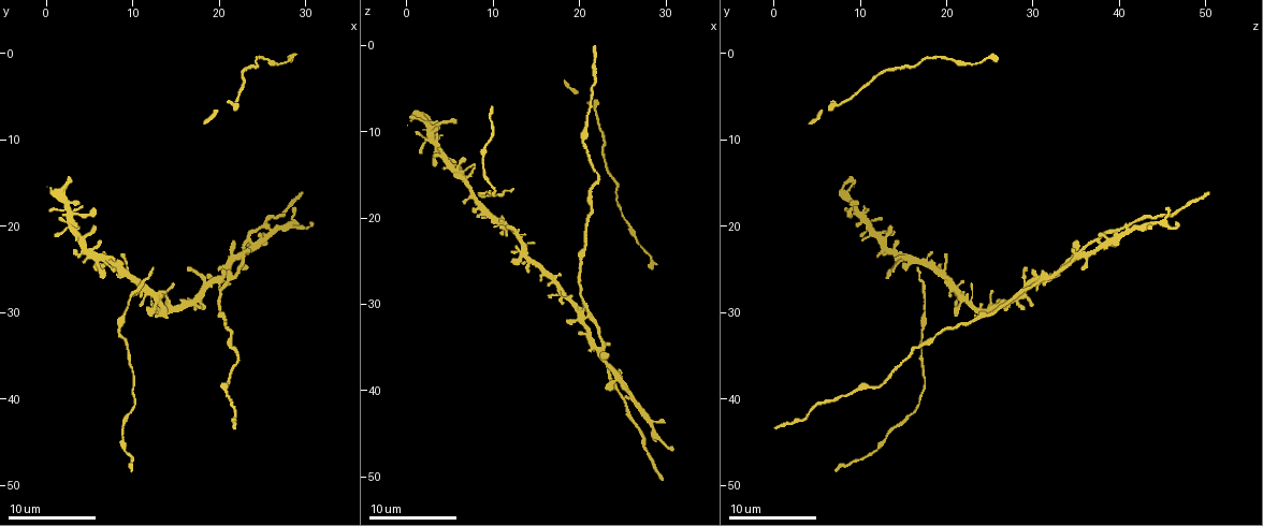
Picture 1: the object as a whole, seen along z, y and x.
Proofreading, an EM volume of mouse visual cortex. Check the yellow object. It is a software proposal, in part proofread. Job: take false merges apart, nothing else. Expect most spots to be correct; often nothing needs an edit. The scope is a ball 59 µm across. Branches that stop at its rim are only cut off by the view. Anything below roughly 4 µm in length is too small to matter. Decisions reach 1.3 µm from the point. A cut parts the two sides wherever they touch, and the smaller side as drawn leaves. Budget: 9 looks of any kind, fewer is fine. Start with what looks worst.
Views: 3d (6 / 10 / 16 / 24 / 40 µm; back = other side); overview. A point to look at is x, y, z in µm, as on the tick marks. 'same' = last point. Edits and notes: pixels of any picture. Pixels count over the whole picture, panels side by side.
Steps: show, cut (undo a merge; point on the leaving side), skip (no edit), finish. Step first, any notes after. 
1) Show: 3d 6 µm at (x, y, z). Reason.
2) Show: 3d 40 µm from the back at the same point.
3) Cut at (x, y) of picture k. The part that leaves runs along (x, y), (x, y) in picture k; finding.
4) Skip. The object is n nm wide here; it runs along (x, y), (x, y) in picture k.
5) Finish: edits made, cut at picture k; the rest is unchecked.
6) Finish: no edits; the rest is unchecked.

Show: 3d 6 µm at (25.6, 20.2, 40.8). Looks like a crossing.

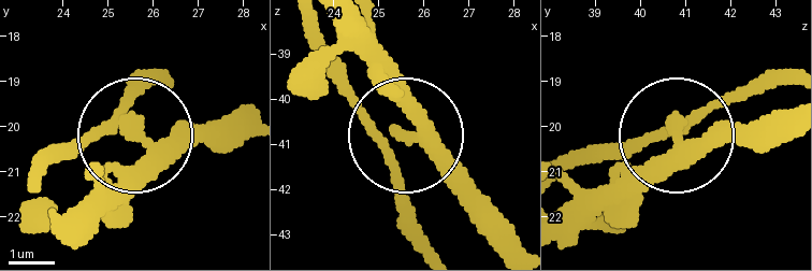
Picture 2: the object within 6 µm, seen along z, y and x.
Skip. The object is 290 nm wide here; it runs along (568, 169), (668, 130), (783, 142) in picture 2; one neuron here.

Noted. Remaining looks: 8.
Show: 3d 10 µm at (20.8, 26.4, 30.4).

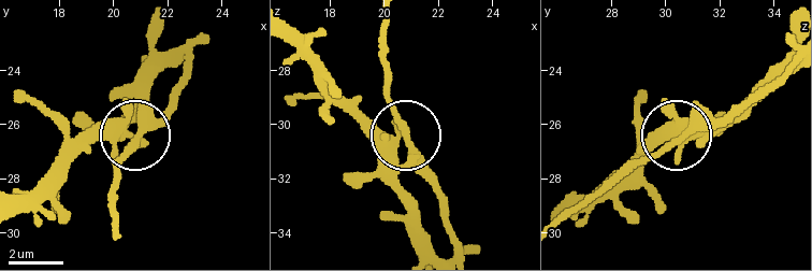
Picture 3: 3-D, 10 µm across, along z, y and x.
Skip. The side arm is 26 µm long; it runs along (289, 40), (373, 123), (405, 139), (401, 197) in picture 3; continuous, no second neuron.

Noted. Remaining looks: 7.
Show: 3d 10 µm at (11.0, 26.6, 19.8).

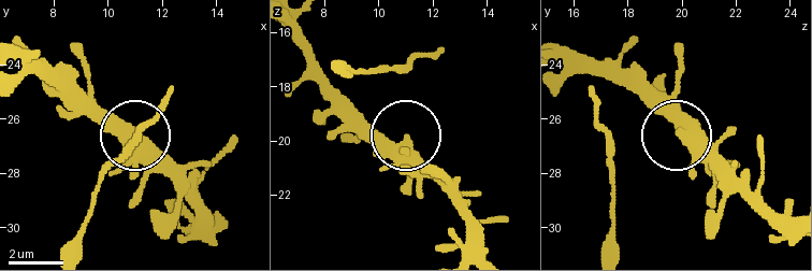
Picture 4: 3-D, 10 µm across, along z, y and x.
Skip. Continuous, no second neuron.

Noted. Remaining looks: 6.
Show: 3d 6 µm at (8.0, 24.6, 17.6). Two arms in line, one across.

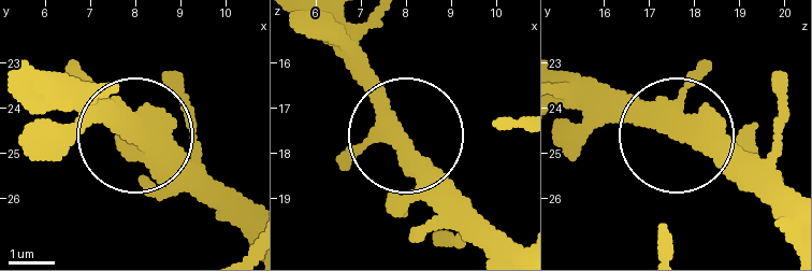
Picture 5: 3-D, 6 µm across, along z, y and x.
Show: 3d 6 µm from the back at (7.85, 24.25, 17.85).

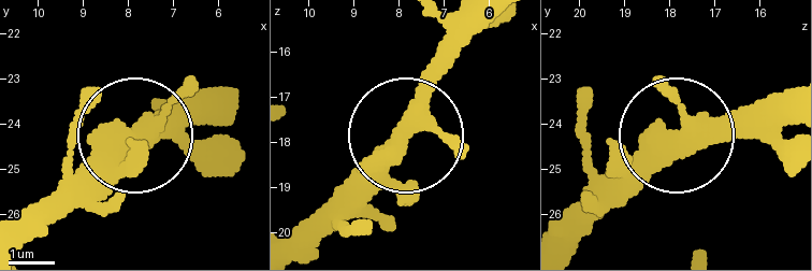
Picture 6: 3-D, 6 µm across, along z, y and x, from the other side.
Skip. The object is 410 nm wide here; it runs along (396, 127), (396, 150), (319, 227) in picture 6; all the same neuron.

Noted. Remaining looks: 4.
Finish: no edits; the rest is unchecked.

